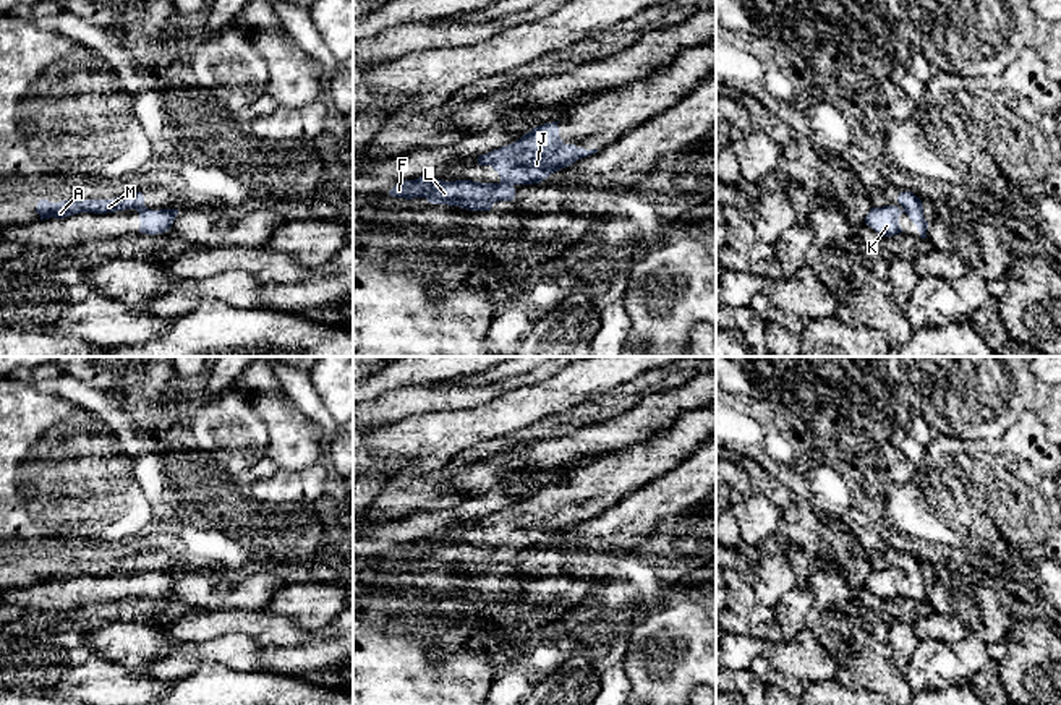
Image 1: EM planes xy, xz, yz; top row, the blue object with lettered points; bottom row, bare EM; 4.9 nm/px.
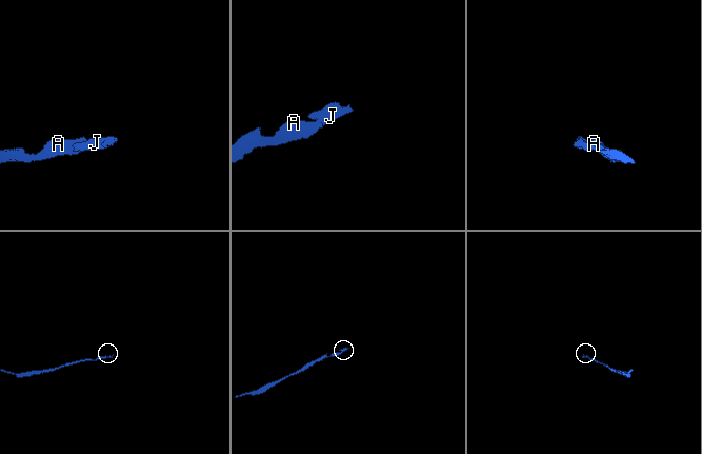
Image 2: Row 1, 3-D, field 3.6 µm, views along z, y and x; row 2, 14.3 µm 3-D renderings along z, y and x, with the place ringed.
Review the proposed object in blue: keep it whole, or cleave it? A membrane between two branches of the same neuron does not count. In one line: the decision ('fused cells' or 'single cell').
single cell

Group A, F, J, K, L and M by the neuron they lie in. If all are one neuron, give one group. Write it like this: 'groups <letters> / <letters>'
groups A F J K L M

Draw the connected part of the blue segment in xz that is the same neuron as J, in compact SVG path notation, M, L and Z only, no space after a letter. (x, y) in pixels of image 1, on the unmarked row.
M557 486L539 488L515 506L478 520L479 528L491 528L499 536L499 546L420 540L398 545L389 558L405 562L426 561L432 567L470 574L491 574L497 564L513 564L515 548L541 546L551 536L598 515L598 512L577 511L573 506L565 507L559 499Z

